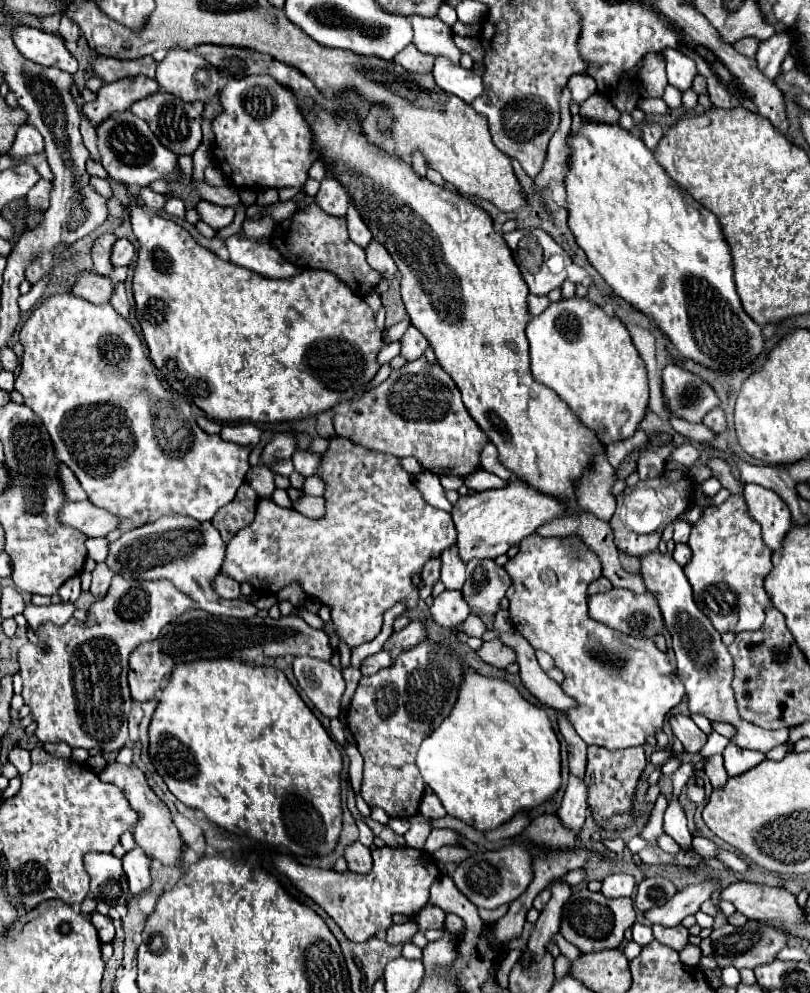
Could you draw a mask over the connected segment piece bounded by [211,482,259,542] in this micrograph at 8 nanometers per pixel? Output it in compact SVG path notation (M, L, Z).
M245 482L237 490L237 496L233 498L233 502L223 506L217 512L217 516L211 520L211 524L219 530L221 538L229 542L239 530L247 528L253 522L257 504L259 504L259 494L251 488L249 482Z

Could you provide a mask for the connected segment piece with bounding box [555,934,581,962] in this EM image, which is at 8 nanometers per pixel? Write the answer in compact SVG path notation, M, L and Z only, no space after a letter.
M557 934L557 936L555 936L555 942L559 944L561 954L563 954L569 962L573 962L573 960L577 960L577 958L581 956L581 950L575 950L575 948L573 948L573 946L571 946L571 944L561 936L561 934Z

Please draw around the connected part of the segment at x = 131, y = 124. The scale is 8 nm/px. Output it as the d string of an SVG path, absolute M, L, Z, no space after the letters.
M131 110L113 112L107 120L97 124L95 130L97 130L97 148L99 148L101 164L111 180L131 188L149 186L153 180L159 178L175 180L173 170L177 164L177 156L169 152L165 146L161 146L157 136L149 130L147 122L137 118Z

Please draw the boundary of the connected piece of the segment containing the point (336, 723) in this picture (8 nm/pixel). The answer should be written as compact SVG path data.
M333 718L330 720L330 732L339 745L344 747L347 744L345 727L338 718Z

